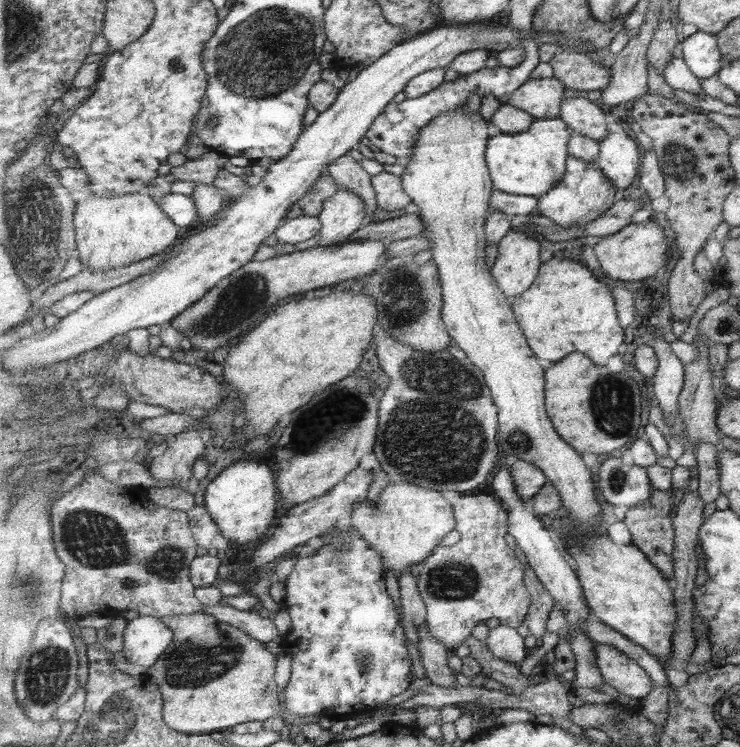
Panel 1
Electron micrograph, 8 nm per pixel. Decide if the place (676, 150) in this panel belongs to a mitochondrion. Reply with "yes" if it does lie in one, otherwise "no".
yes

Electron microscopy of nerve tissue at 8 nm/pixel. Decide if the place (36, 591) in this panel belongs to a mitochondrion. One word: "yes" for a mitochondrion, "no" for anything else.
yes

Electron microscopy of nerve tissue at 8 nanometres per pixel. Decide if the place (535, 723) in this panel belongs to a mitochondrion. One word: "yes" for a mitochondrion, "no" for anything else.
no

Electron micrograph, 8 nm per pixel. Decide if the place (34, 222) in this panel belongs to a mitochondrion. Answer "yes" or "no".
yes

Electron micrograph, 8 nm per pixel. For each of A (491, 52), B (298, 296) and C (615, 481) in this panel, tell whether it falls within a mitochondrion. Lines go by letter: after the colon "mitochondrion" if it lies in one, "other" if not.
A: other
B: other
C: mitochondrion

